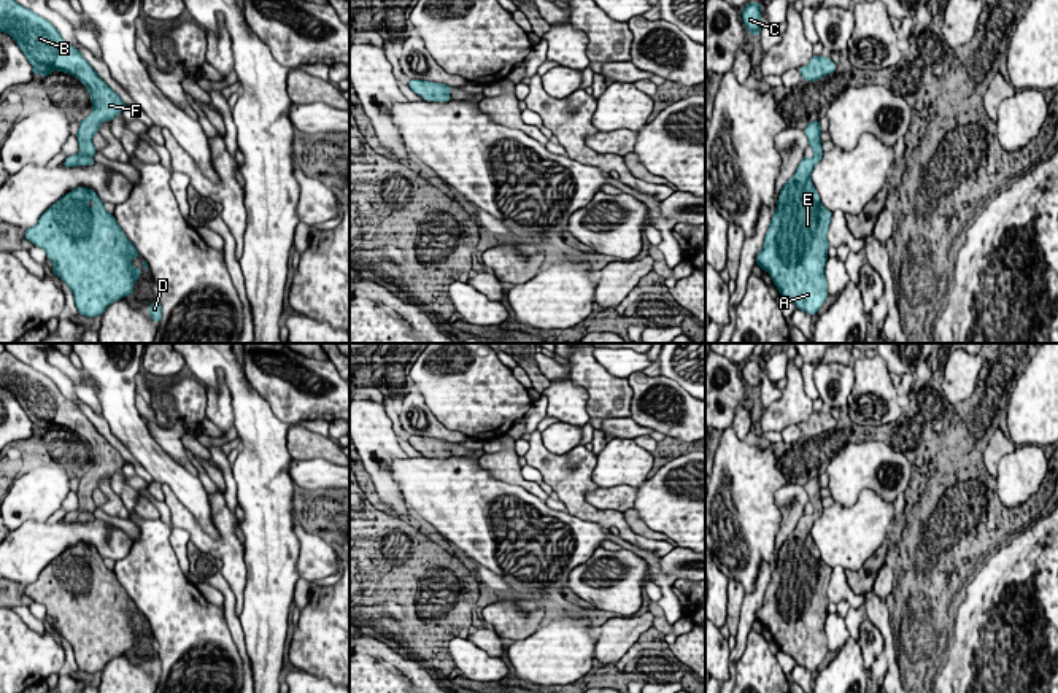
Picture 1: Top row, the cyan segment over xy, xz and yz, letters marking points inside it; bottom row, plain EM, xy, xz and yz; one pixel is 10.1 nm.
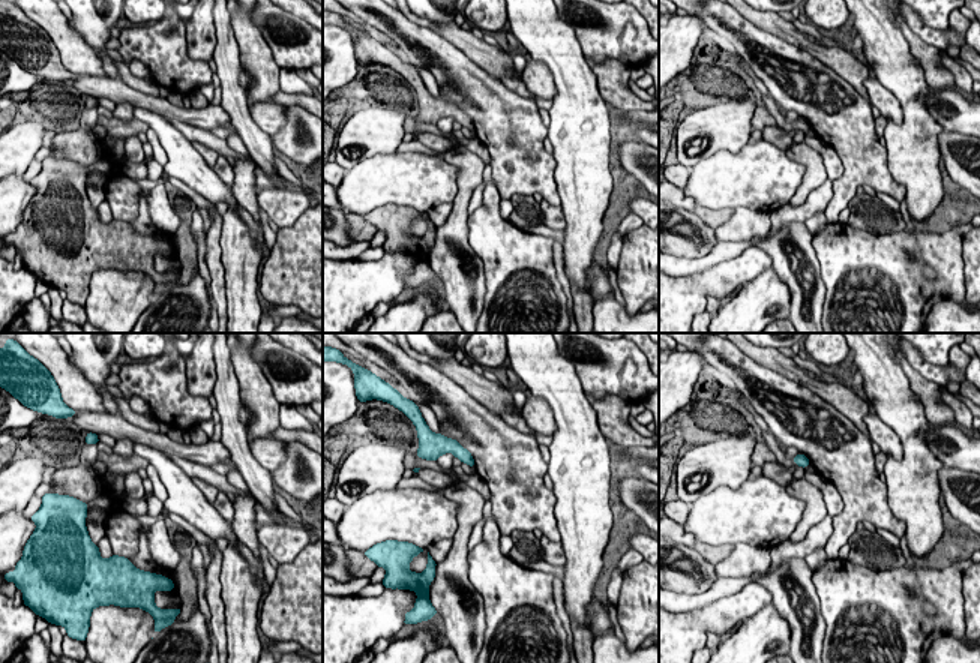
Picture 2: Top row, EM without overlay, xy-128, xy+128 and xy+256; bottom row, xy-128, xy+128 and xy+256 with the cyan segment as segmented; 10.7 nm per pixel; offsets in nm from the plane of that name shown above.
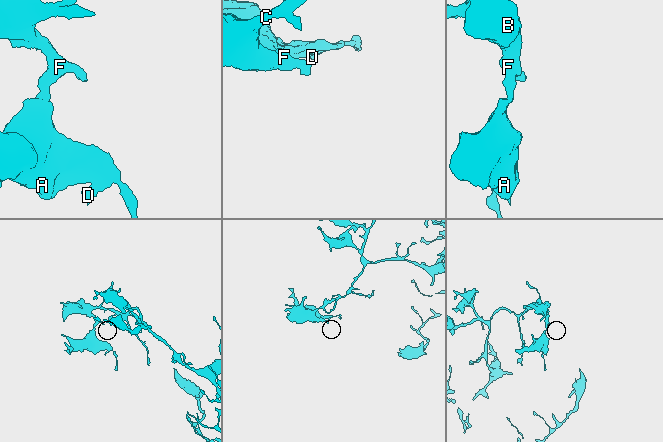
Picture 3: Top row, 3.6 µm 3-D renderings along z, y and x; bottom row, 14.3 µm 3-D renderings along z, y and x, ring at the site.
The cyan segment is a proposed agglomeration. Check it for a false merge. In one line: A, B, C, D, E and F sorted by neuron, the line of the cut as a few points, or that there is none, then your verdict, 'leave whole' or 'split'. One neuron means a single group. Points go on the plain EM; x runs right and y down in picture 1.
A B C D E F | no cut | leave whole

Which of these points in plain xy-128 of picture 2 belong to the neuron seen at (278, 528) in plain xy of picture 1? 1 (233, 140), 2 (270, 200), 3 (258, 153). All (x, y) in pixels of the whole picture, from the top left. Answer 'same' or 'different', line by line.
1: same
2: different
3: different

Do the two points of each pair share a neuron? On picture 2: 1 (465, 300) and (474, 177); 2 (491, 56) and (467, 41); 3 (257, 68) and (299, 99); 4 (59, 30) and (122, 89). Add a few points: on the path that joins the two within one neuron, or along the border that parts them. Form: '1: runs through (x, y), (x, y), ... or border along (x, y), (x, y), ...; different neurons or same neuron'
1: runs through (459, 270), (443, 239), (456, 225), (461, 207); same neuron
2: runs through (485, 56), (473, 47); same neuron
3: border along (279, 89), (270, 101); different neurons
4: border along (77, 74), (105, 77); different neurons

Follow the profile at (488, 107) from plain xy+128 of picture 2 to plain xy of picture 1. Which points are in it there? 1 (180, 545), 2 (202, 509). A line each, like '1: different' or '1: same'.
1: different
2: different

